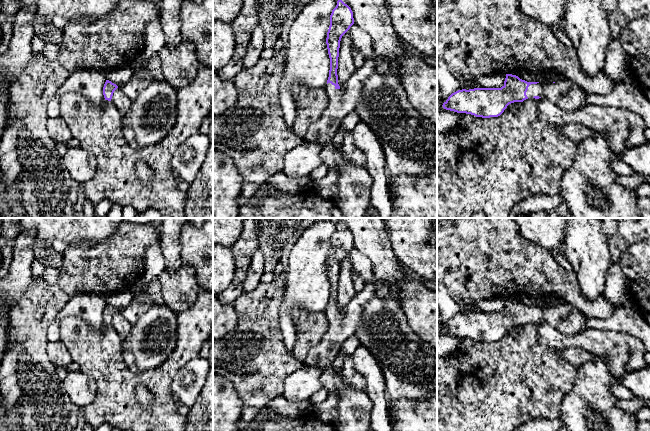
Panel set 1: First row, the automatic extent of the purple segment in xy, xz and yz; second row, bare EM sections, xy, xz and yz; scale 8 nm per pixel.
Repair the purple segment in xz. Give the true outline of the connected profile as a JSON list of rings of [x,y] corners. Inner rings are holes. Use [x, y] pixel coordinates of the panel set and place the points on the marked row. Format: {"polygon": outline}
{"polygon": [[[338,0],[330,15],[330,26],[326,38],[330,70],[325,89],[329,97],[329,104],[320,119],[309,126],[304,141],[315,142],[322,146],[331,142],[344,117],[354,110],[364,83],[375,72],[374,59],[376,55],[373,54],[365,60],[360,68],[356,69],[344,89],[341,89],[338,84],[340,41],[353,24],[354,18],[351,8],[342,0]]]}

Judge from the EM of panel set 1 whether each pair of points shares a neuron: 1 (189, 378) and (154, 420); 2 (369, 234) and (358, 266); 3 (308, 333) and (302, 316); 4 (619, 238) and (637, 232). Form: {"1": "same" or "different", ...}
{"1": "different", "2": "different", "3": "same", "4": "same"}

